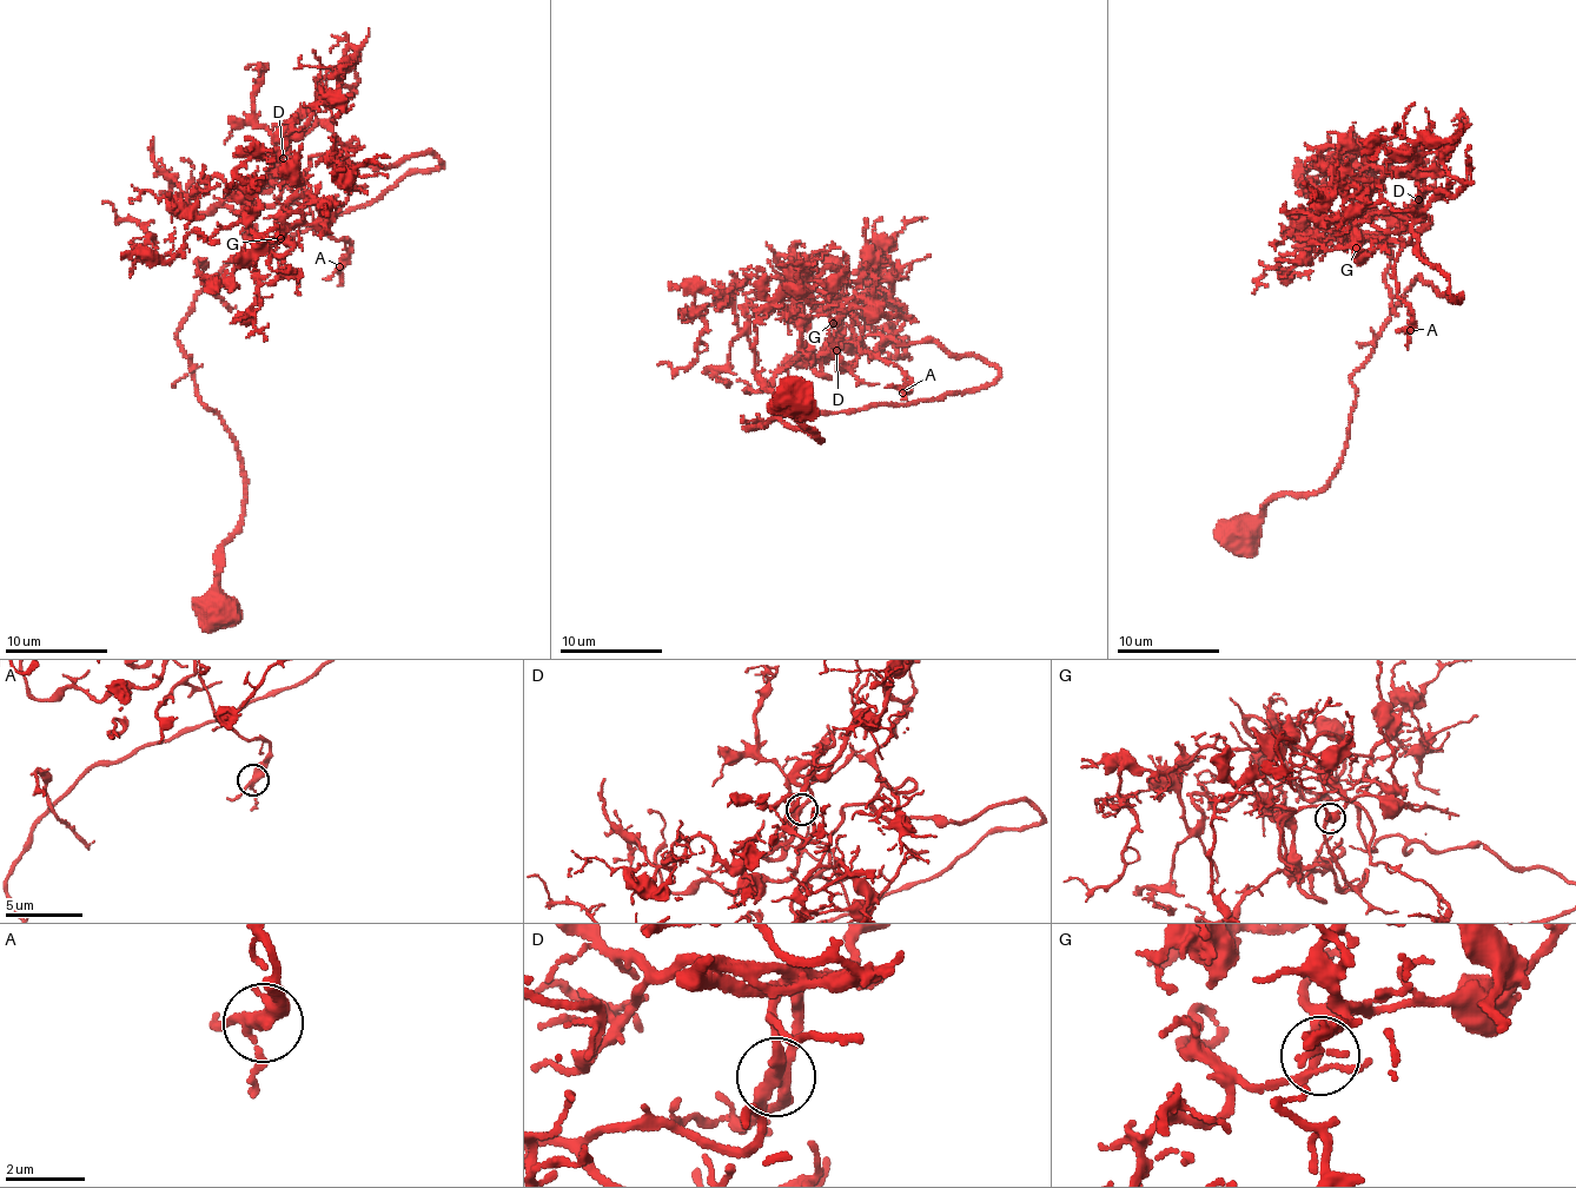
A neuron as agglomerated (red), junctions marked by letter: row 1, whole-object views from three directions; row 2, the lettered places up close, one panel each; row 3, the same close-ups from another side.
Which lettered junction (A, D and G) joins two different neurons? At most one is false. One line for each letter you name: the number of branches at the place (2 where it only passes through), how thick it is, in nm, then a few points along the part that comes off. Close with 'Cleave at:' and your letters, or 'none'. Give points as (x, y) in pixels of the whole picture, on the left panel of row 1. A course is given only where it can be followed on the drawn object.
Cleave at: none

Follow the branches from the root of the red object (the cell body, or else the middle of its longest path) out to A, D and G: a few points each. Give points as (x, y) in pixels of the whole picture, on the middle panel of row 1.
A: (792, 401), (820, 440), (776, 418), (746, 429), (987, 388), (998, 368), (866, 336), (902, 393)
D: (792, 401), (820, 440), (776, 418), (746, 429), (933, 401), (999, 374), (935, 342), (835, 349)
G: (792, 401), (820, 440), (776, 418), (746, 429), (999, 374), (935, 342), (859, 343), (829, 298), (833, 323)

